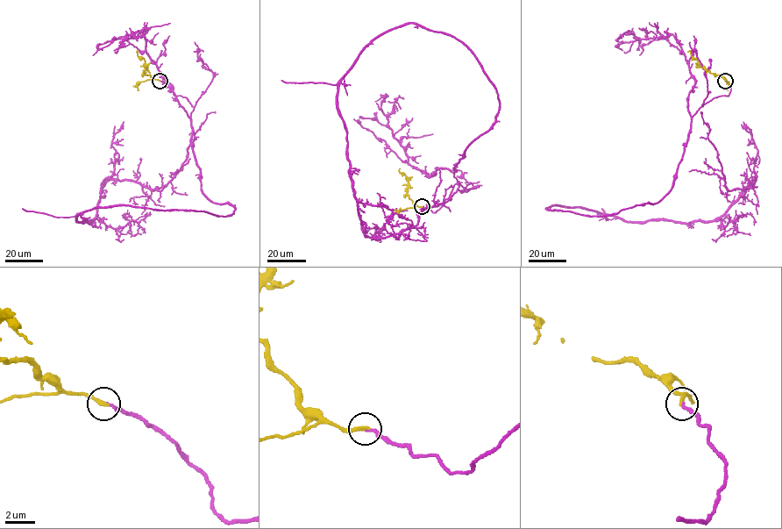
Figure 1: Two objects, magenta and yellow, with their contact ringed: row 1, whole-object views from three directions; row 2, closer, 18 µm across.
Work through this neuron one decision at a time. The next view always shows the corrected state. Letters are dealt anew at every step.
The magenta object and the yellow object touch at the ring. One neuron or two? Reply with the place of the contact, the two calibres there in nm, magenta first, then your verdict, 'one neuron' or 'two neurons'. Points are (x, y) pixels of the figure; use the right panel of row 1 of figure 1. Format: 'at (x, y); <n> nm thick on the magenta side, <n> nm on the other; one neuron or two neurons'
at (725, 81); 170 nm thick on the magenta side, 280 nm on the other; one neuron

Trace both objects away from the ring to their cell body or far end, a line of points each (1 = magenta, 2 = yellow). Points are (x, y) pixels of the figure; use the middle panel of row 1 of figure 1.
1: (422, 206), (444, 204), (499, 96), (462, 42), (390, 29), (338, 86), (362, 232), (401, 233), (479, 182)
2: (422, 206), (415, 205), (407, 194), (408, 182), (400, 168)

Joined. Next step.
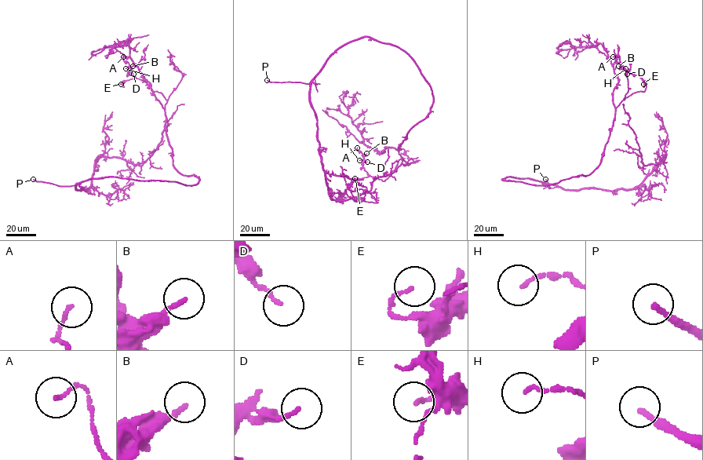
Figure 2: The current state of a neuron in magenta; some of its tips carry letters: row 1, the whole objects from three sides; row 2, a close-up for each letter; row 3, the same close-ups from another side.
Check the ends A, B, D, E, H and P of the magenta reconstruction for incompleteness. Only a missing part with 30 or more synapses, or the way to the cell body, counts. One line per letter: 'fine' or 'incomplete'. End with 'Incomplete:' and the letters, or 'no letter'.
A: fine
B: fine
D: fine
E: fine
H: fine
P: incomplete
Incomplete: P

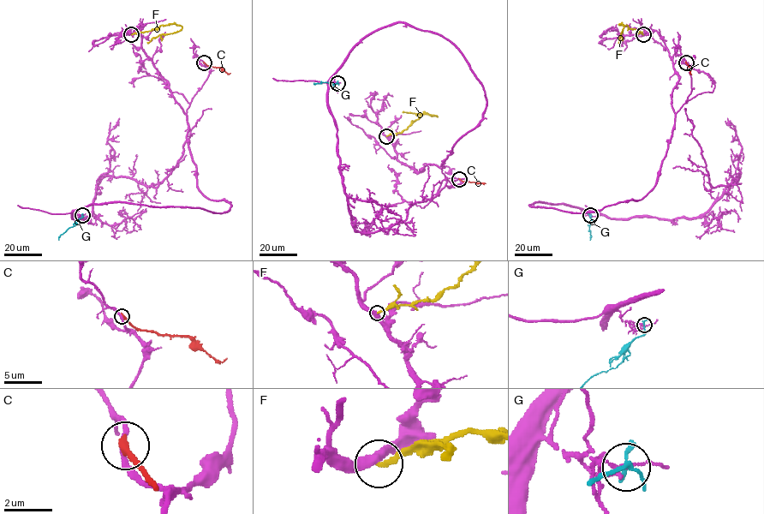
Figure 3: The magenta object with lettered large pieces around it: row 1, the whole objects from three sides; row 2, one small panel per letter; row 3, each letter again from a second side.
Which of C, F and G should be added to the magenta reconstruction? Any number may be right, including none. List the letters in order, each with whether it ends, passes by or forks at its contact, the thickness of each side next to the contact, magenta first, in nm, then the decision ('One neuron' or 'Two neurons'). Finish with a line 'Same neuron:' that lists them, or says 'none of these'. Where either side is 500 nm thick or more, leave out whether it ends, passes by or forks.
C: It ends there. Thickness 200 nm (magenta) against 320 nm. Two neurons
F: It ends there. Thickness 420 nm (magenta) against 200 nm. Two neurons
G: It forks there. Thickness 110 nm (magenta) against 130 nm. Two neurons
Same neuron: none of these

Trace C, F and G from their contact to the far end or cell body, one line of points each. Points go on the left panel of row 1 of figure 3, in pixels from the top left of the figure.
C: (204, 62), (230, 73)
F: (131, 34), (150, 31), (162, 25), (176, 24), (182, 27), (172, 33), (159, 34), (147, 43)
G: (82, 215), (74, 225), (60, 235), (58, 240)

